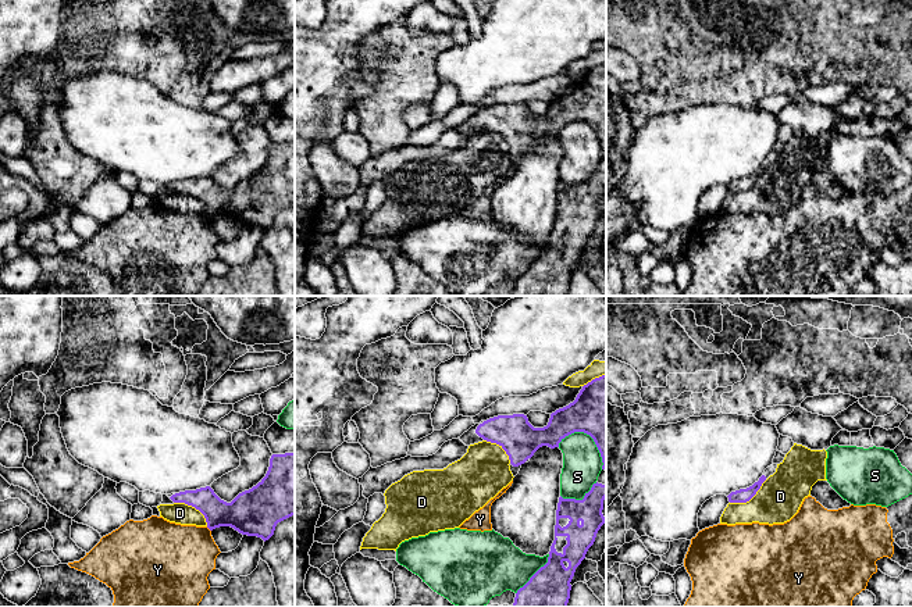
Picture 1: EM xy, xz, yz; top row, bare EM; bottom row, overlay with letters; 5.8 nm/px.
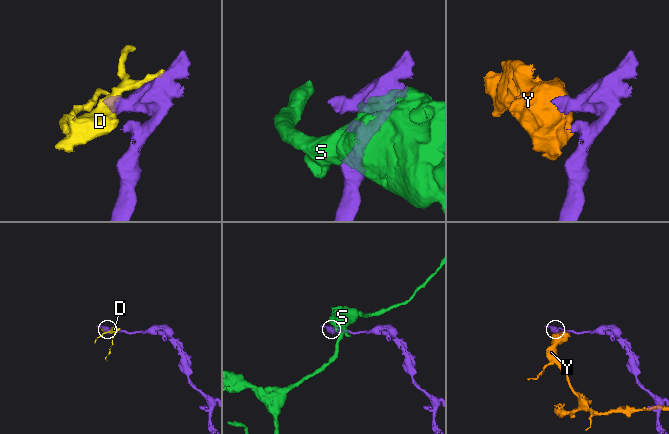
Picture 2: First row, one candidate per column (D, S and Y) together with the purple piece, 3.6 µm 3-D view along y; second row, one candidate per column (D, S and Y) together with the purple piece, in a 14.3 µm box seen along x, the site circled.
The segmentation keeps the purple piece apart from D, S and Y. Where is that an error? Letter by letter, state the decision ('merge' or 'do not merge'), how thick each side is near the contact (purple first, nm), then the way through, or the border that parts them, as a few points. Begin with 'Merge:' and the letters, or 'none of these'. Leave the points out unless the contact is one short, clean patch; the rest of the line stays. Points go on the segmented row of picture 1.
Merge: none of these
D: do not merge | 160/130 nm
S: do not merge | 160/220 nm
Y: do not merge | 240/400 nm | along xy (206, 527), (210, 531)

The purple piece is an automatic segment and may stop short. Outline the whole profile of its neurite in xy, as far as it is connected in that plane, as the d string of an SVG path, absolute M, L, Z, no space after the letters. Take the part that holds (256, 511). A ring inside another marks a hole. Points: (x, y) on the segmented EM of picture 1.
M295 453L272 454L266 476L231 503L221 500L210 486L179 492L170 499L199 510L210 531L231 526L266 542L278 522L295 515Z

